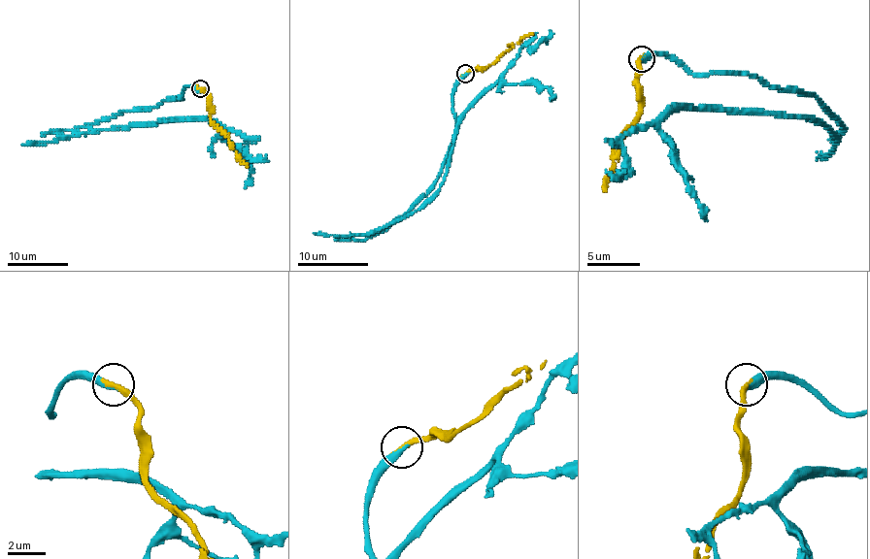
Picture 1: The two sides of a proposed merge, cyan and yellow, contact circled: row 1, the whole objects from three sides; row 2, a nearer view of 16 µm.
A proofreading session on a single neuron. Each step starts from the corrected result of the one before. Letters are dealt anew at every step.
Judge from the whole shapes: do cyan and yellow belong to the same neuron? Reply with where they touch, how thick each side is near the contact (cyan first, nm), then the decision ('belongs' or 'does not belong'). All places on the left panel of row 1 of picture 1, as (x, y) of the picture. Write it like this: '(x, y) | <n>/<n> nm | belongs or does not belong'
(200, 88) | 320/320 nm | belongs

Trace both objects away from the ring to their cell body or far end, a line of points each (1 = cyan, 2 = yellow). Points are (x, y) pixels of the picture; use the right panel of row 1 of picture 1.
1: (640, 59), (812, 93), (844, 128), (838, 141), (795, 117), (671, 108), (659, 133), (707, 220)
2: (640, 59), (640, 115), (622, 141), (604, 191)

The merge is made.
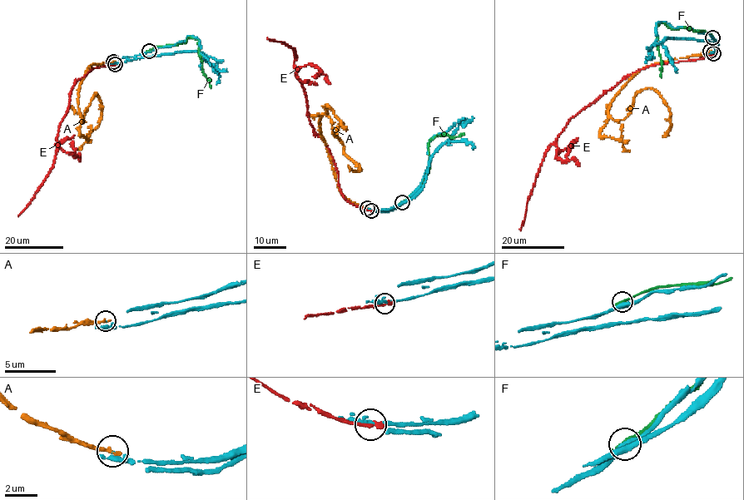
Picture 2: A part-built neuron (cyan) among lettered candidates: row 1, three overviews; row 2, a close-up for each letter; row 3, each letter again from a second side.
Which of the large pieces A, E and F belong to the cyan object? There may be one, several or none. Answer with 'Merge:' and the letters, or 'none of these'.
Merge: none of these

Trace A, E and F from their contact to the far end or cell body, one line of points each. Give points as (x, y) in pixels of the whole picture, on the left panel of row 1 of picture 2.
A: (112, 61), (89, 65), (80, 81), (78, 107), (82, 120), (95, 92), (101, 104), (101, 120), (85, 137)
E: (115, 64), (91, 67), (78, 78), (69, 91), (69, 106), (58, 129), (51, 170), (31, 202), (17, 215)
F: (149, 50), (186, 42), (190, 37), (198, 42), (204, 75), (210, 88)

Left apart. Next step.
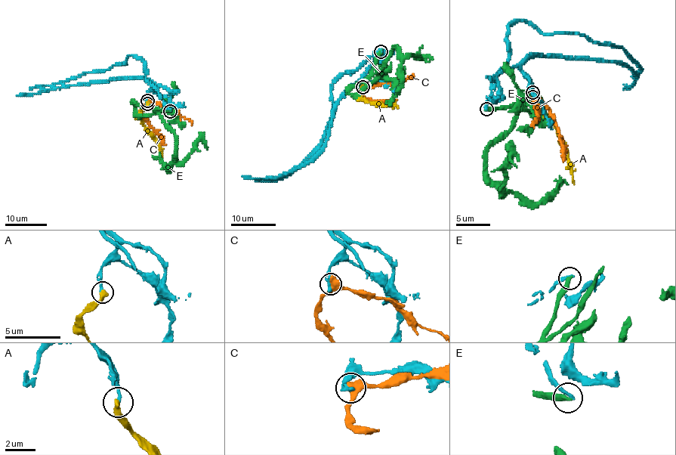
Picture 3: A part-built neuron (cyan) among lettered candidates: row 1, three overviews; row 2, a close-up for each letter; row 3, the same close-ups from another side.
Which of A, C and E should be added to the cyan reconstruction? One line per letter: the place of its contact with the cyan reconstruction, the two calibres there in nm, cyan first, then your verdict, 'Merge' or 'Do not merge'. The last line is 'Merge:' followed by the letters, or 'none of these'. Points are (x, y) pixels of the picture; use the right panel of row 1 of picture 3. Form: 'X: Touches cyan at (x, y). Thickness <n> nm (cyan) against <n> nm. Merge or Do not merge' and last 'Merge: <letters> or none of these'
A: Touches cyan at (532, 97). Thickness 240 nm (cyan) against 400 nm. Merge
C: Touches cyan at (532, 92). Thickness 320 nm (cyan) against 480 nm. Do not merge
E: Touches cyan at (486, 109). Thickness 280 nm (cyan) against 380 nm. Do not merge
Merge: A

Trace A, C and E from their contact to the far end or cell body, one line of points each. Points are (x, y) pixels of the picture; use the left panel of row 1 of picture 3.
A: (146, 103), (139, 116), (155, 140), (162, 153), (161, 159)
C: (146, 100), (143, 117), (164, 145)
E: (170, 110), (156, 110), (175, 137), (174, 160), (168, 169), (164, 162), (152, 155)

